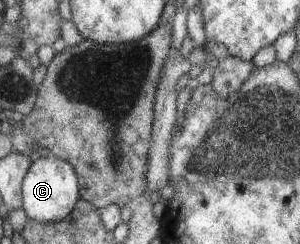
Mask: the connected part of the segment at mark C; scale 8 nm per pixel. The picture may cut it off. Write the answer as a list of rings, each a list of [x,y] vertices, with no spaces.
[[[54,155],[35,156],[21,183],[22,208],[32,221],[51,223],[70,215],[79,197],[76,172],[64,161]]]

